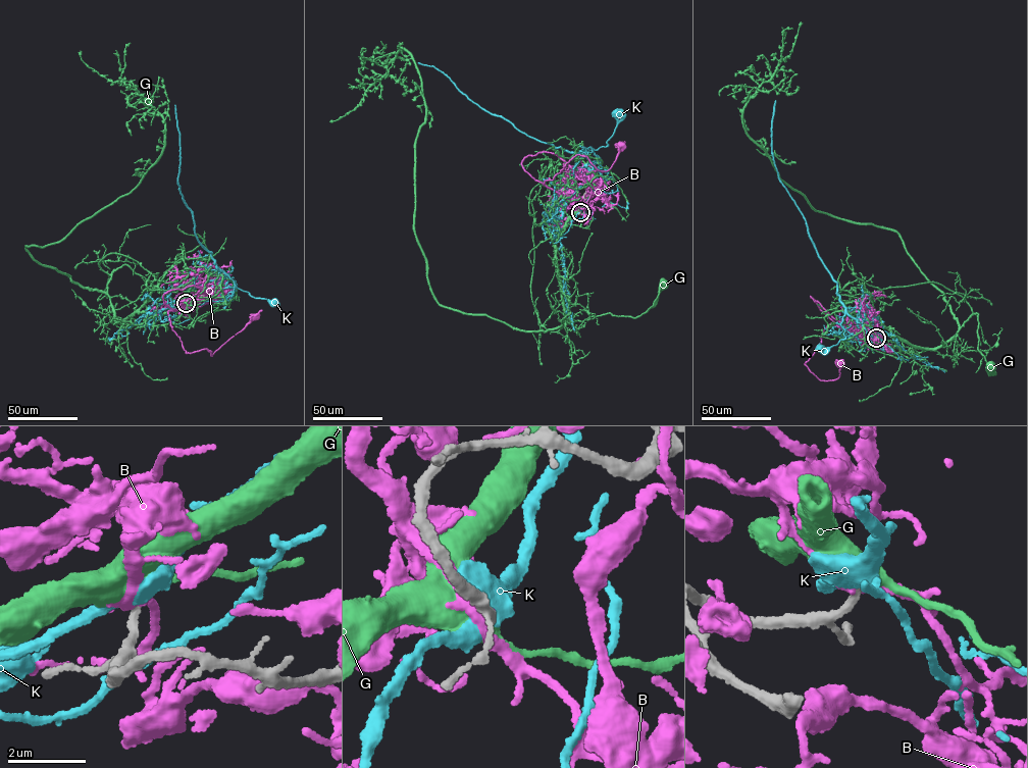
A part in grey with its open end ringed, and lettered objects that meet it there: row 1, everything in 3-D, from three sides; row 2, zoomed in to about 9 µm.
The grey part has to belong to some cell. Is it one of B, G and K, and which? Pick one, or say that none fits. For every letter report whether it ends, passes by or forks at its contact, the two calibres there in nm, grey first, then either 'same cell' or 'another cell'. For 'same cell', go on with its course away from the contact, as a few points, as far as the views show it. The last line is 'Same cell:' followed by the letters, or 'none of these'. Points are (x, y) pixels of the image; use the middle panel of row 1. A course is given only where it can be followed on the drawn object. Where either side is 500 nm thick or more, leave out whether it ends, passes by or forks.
B: it passes by; calibres 220 and 240 nm; another cell
G: calibres 200 and 600 nm; same cell; course (580, 211), (568, 216), (556, 245), (565, 314), (559, 327), (608, 313), (638, 316), (653, 305), (663, 283)
K: it passes by; calibres 200 and 480 nm; another cell
Same cell: G

